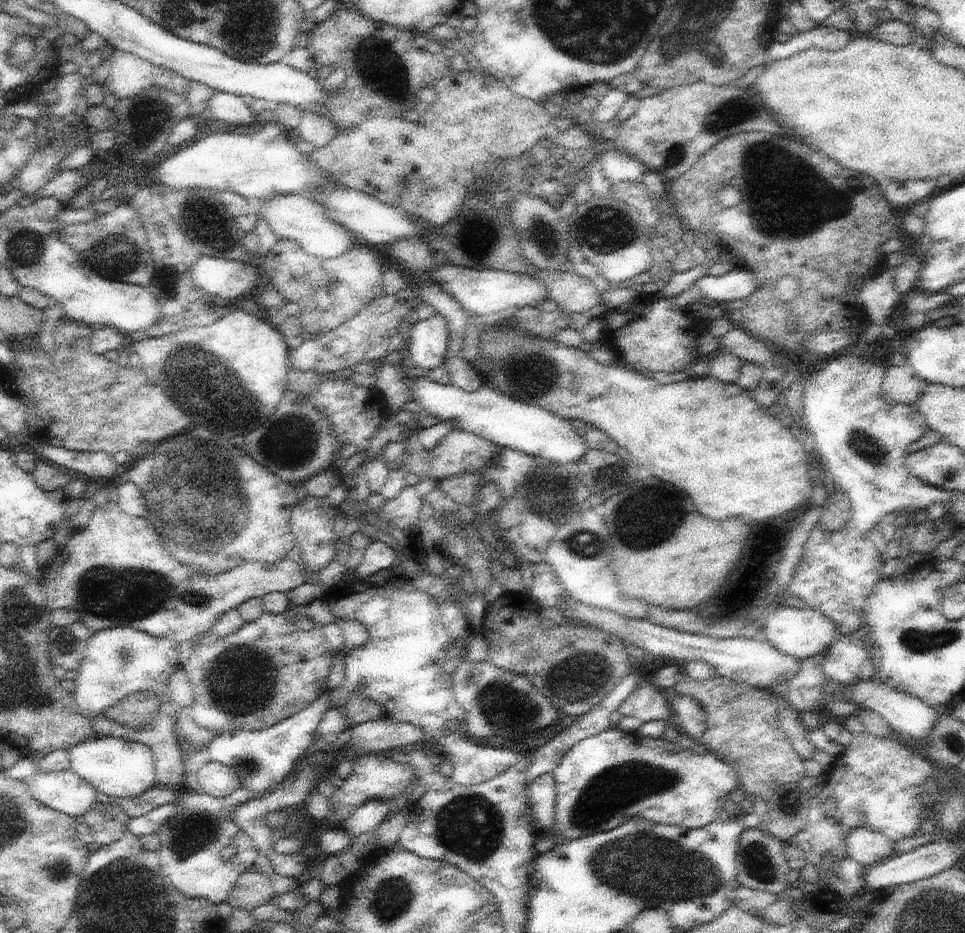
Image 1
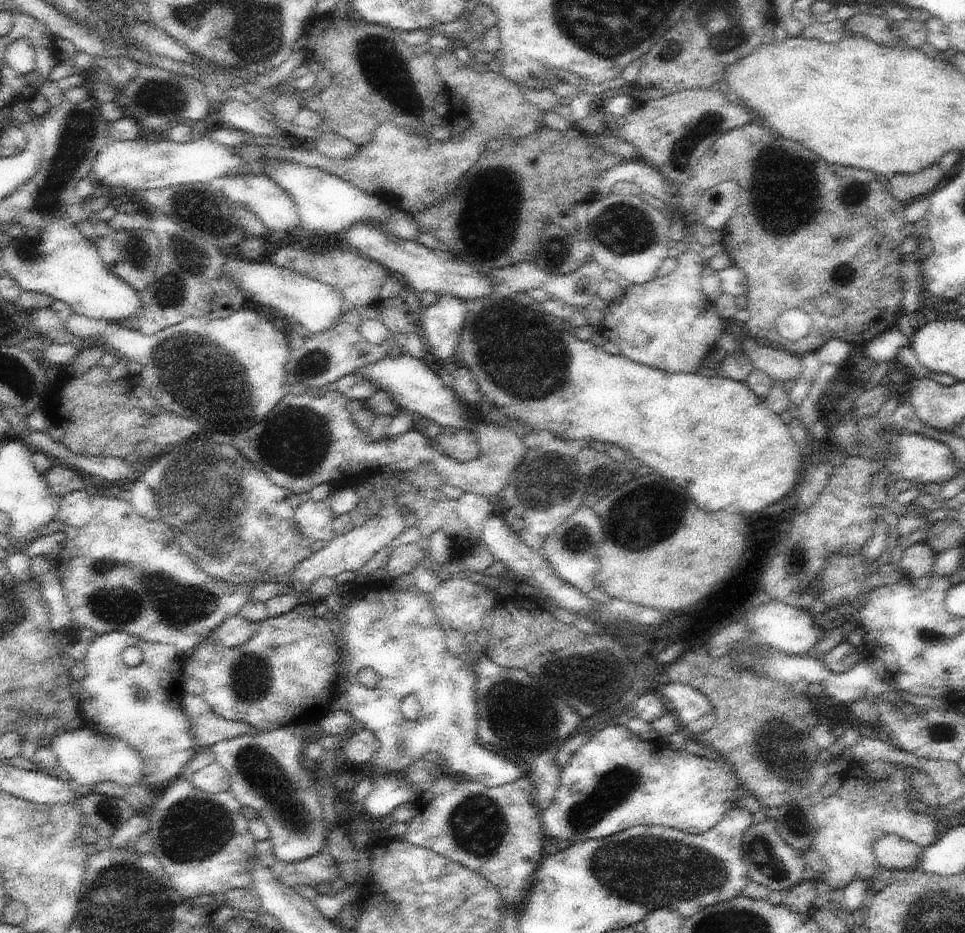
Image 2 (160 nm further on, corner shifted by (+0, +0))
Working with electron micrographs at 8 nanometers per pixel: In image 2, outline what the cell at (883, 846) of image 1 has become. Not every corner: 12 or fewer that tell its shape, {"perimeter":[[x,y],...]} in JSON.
{"perimeter":[[895,834],[875,842],[879,866],[916,869],[924,846]]}

